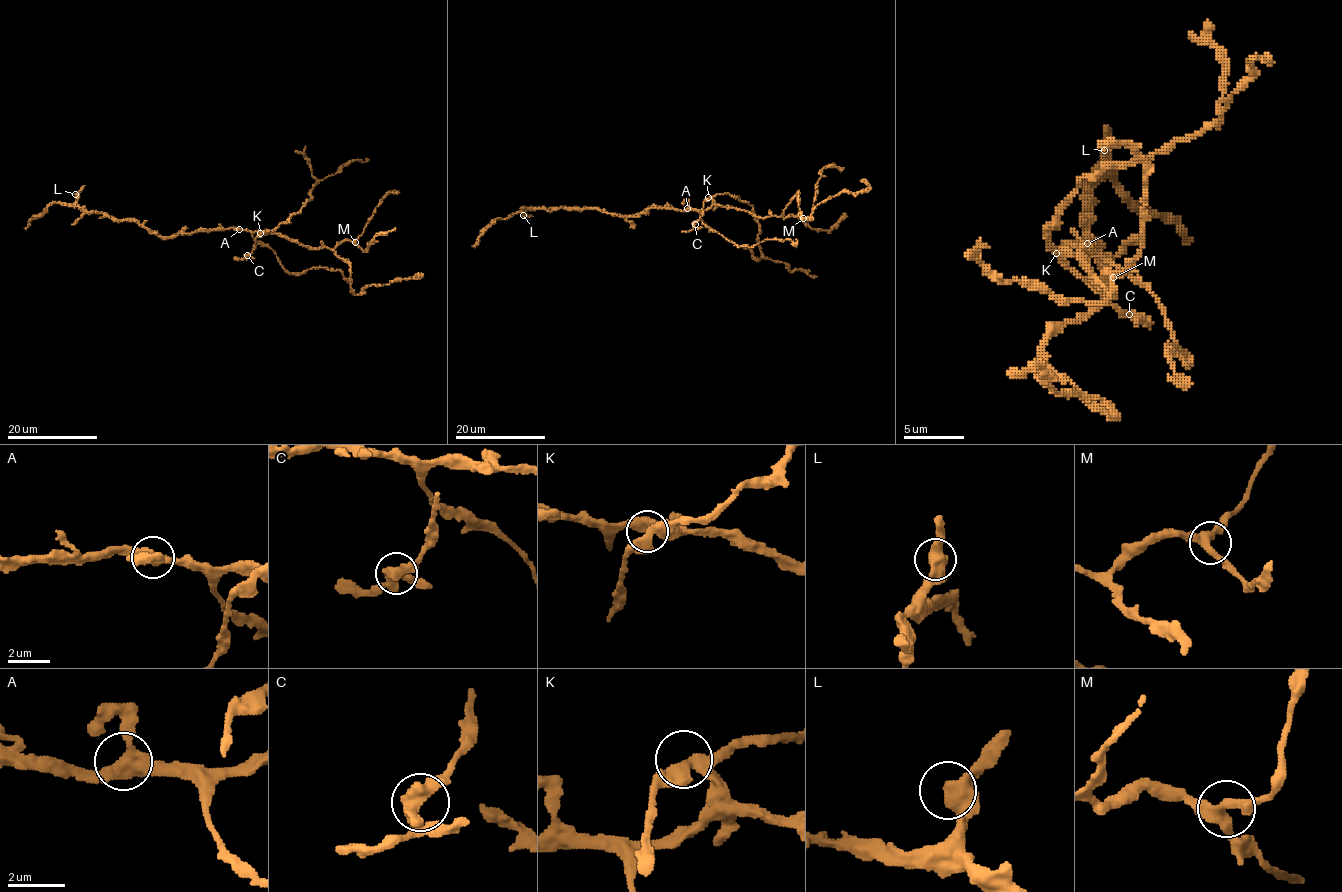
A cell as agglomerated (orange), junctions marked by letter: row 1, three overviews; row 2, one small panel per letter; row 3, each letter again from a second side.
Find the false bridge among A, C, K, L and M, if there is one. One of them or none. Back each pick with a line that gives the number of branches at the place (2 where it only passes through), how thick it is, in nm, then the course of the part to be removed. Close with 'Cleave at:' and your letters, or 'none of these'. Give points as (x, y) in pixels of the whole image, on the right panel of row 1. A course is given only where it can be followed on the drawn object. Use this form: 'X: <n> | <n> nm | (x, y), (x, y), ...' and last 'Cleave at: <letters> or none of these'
Cleave at: none of these

